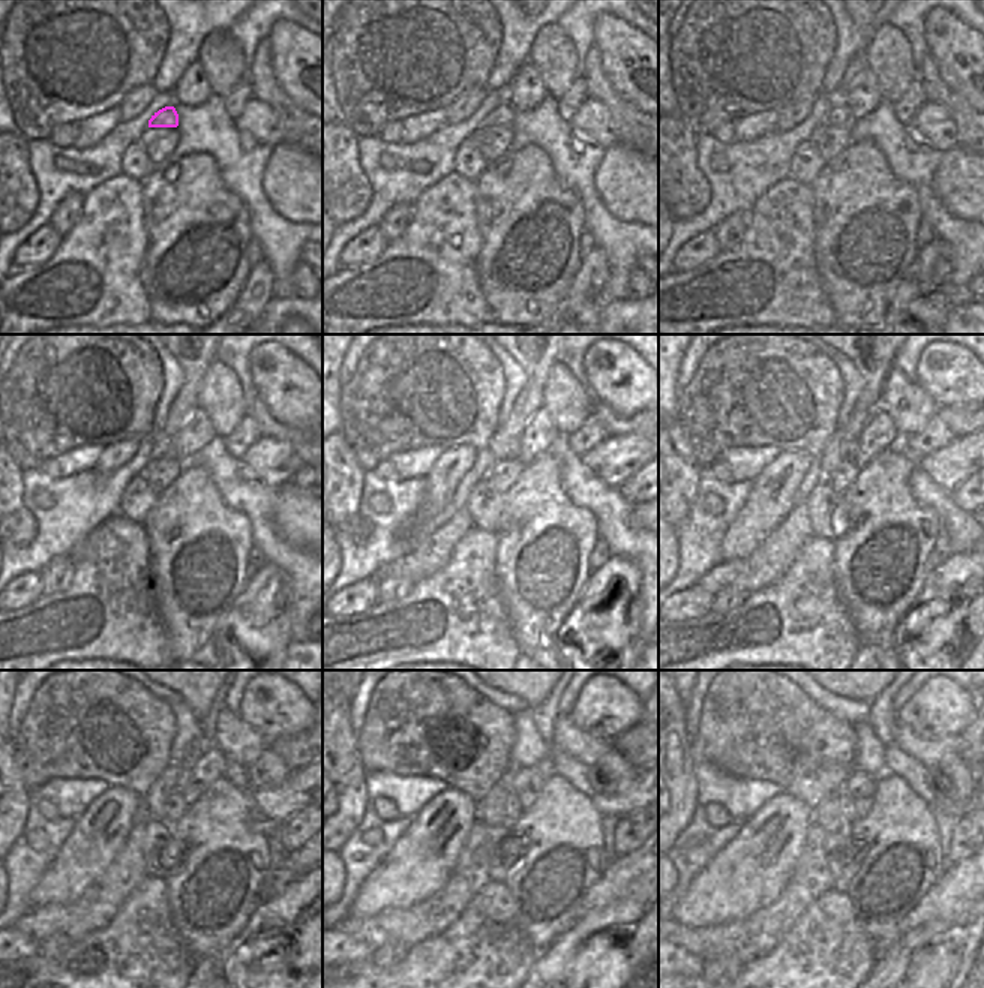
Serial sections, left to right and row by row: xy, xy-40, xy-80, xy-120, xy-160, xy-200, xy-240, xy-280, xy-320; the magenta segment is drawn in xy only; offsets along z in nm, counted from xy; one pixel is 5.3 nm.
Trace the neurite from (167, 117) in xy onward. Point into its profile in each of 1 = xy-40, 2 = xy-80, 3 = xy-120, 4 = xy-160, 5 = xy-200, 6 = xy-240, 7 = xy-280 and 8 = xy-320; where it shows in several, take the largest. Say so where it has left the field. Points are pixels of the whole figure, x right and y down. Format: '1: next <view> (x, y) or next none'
1: next xy-40 (503, 116)
2: next xy-80 (839, 116)
3: next xy-120 (167, 449)
4: next xy-160 (513, 453)
5: next xy-200 (854, 444)
6: next xy-240 (183, 778)
7: next xy-280 (521, 778)
8: next xy-320 (860, 784)

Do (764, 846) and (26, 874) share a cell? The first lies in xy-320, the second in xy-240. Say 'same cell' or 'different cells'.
different cells

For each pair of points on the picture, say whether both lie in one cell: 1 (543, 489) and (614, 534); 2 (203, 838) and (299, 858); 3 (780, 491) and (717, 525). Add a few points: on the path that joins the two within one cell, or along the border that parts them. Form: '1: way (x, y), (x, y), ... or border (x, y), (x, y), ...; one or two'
1: border (572, 501), (594, 516), (599, 537); two
2: border (270, 864), (257, 892); two
3: border (752, 485), (746, 502), (722, 540), (722, 549); two

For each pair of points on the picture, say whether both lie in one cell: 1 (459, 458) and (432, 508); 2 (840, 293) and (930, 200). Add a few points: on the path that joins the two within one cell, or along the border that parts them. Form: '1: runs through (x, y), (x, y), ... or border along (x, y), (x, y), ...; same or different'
1: runs through (450, 470), (441, 480), (437, 496); same
2: border along (902, 180), (915, 192), (923, 216); different

